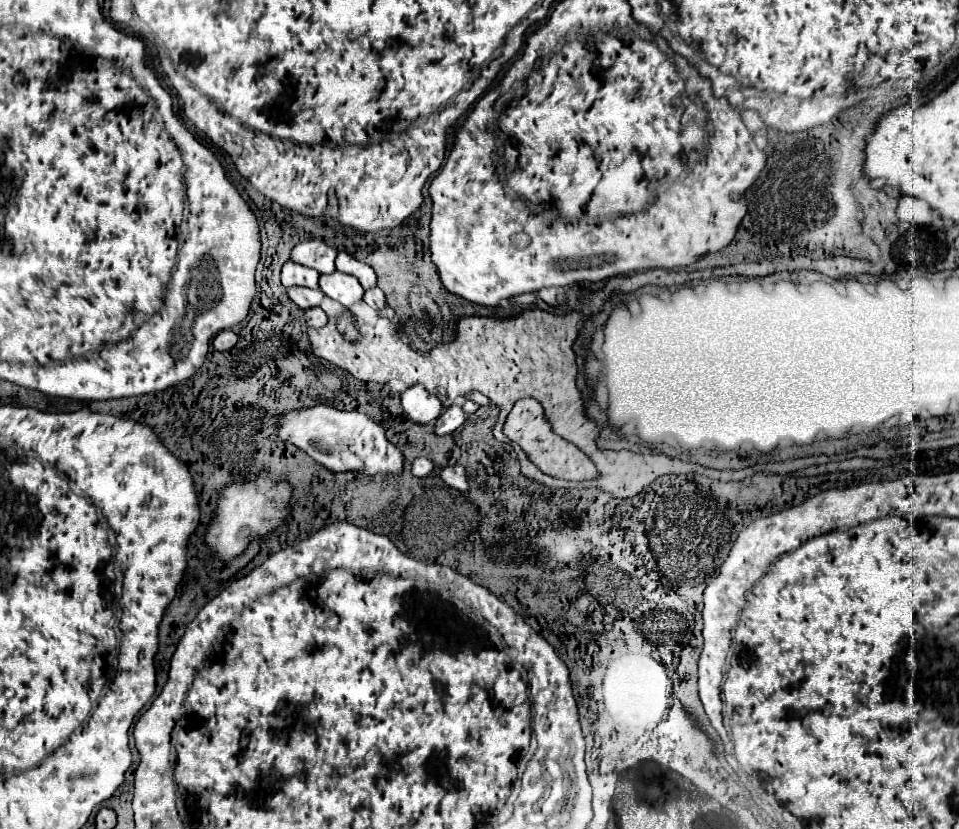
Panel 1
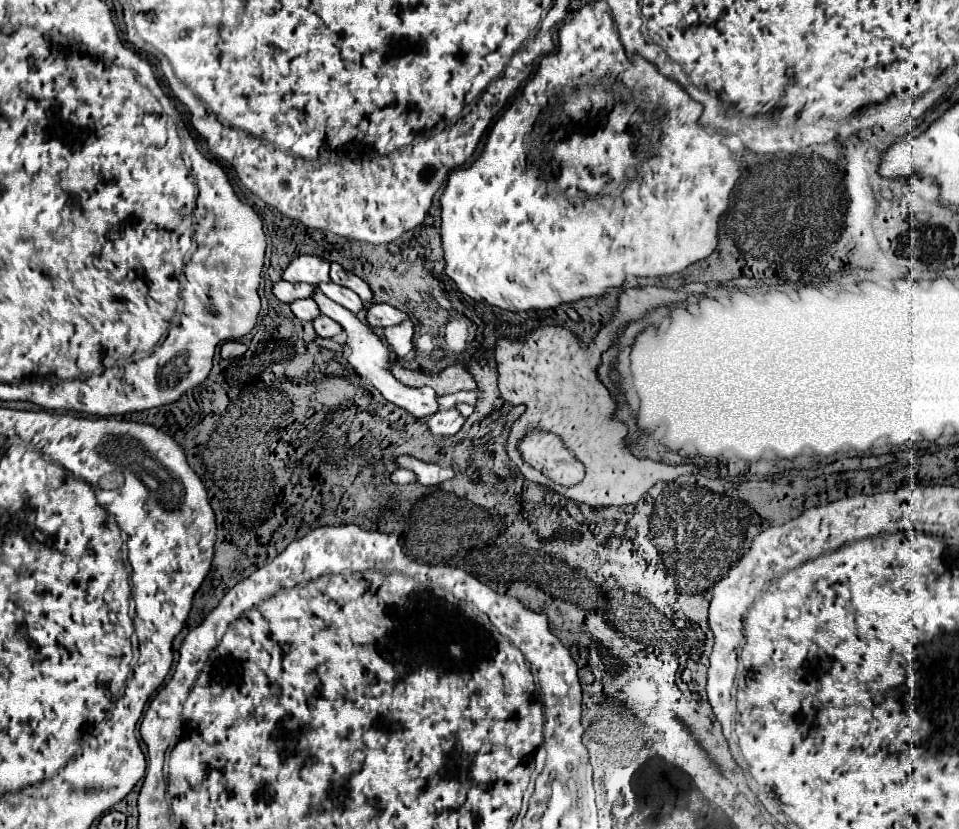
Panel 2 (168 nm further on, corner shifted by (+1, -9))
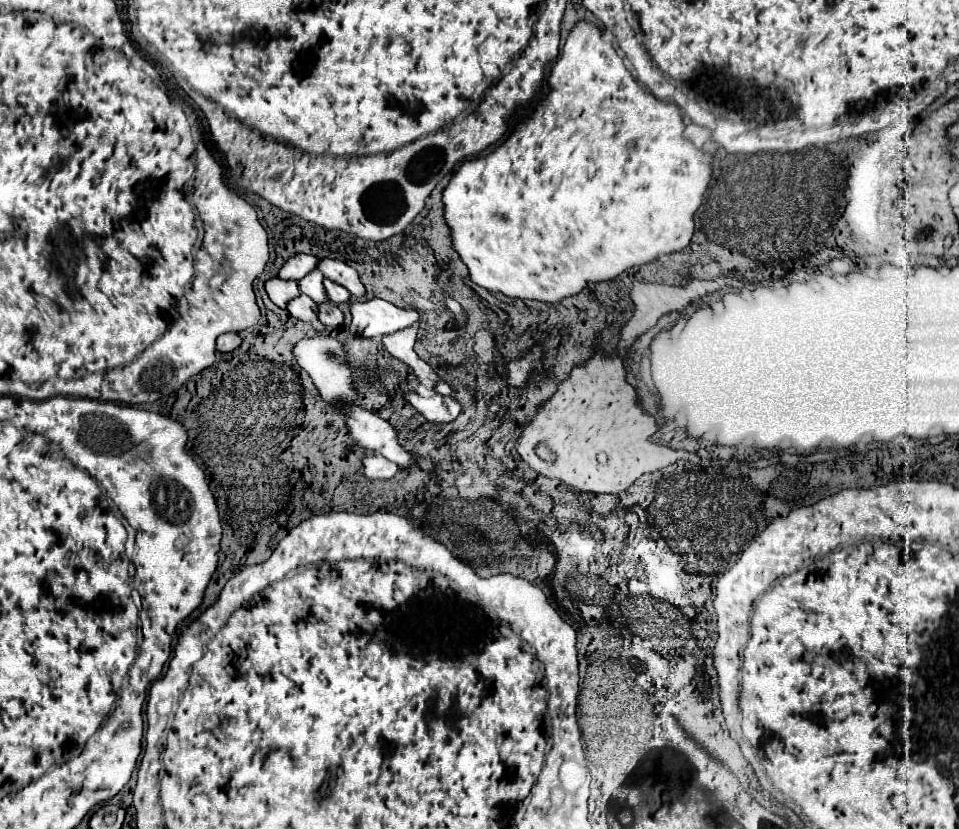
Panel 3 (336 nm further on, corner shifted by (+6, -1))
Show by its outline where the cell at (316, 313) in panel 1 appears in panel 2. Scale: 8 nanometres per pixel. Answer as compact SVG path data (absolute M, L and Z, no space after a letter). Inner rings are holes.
M318 316L318 320L314 320L314 328L316 328L316 334L322 338L332 338L342 332L342 326L328 316Z

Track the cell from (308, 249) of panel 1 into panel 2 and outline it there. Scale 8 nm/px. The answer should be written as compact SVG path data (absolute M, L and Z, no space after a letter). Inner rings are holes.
M298 256L290 262L282 278L288 282L320 284L320 282L330 282L328 272L330 272L330 262L318 256Z

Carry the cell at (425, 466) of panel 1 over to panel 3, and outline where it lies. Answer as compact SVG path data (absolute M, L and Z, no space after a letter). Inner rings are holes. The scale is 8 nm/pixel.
M381 454L367 456L363 460L363 474L367 478L393 478L401 468L389 460L385 460Z

